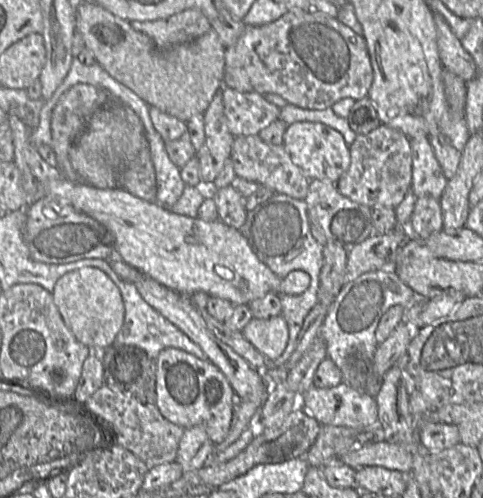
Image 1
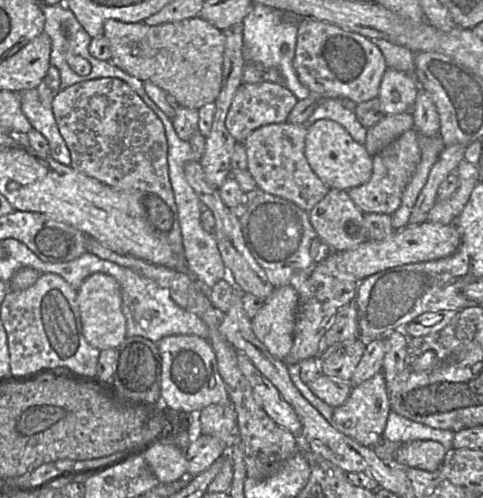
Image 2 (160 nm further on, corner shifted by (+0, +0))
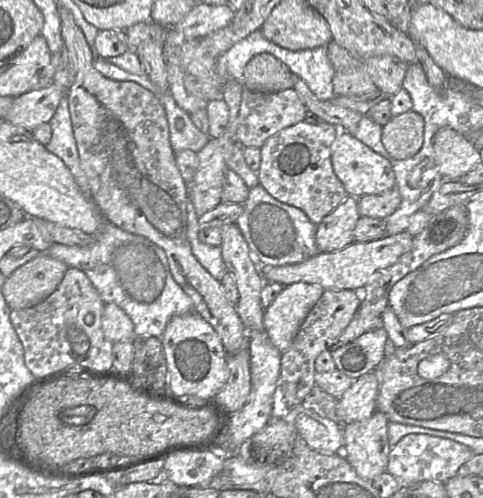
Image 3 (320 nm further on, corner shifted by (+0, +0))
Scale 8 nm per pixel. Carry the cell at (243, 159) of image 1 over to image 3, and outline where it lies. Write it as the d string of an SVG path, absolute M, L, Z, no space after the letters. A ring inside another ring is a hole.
M304 120L280 130L260 147L261 164L256 172L259 184L278 201L304 211L315 225L318 225L348 196L342 182L334 173L331 161L331 146L340 131L338 127L327 122L311 124Z

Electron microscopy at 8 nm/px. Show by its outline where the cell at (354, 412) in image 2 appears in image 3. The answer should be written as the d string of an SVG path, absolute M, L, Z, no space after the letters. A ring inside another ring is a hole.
M376 410L367 420L343 425L344 446L341 454L357 475L372 481L387 470L390 444L388 419Z

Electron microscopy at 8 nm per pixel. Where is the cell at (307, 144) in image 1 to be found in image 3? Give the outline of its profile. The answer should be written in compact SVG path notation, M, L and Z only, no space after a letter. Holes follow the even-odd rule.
M340 131L334 140L331 146L331 161L334 173L342 182L347 194L357 199L364 195L383 193L396 185L391 162L347 131Z

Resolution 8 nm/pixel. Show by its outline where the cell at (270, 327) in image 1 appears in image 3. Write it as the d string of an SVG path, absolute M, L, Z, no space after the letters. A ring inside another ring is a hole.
M289 284L264 310L264 329L282 354L291 347L302 323L323 292L324 289L316 284Z

